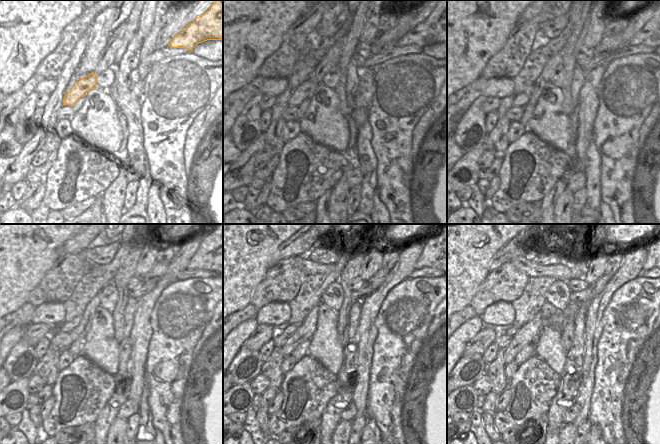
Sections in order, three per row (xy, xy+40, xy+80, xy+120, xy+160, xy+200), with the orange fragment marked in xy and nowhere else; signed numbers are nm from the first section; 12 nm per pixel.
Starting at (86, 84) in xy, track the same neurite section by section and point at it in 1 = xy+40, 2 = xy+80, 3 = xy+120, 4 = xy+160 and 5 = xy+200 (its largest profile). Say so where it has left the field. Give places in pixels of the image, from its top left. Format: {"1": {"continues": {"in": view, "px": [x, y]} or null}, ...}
{"1": {"continues": {"in": "xy+40", "px": [305, 90]}}, "2": {"continues": {"in": "xy+80", "px": [520, 100]}}, "3": {"continues": {"in": "xy+120", "px": [67, 327]}}, "4": {"continues": {"in": "xy+160", "px": [290, 328]}}, "5": {"continues": {"in": "xy+200", "px": [511, 331]}}}

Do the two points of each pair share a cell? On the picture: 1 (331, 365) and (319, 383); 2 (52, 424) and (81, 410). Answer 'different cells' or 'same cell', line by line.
1: different cells
2: same cell

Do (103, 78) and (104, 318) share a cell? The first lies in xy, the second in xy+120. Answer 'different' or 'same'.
different

